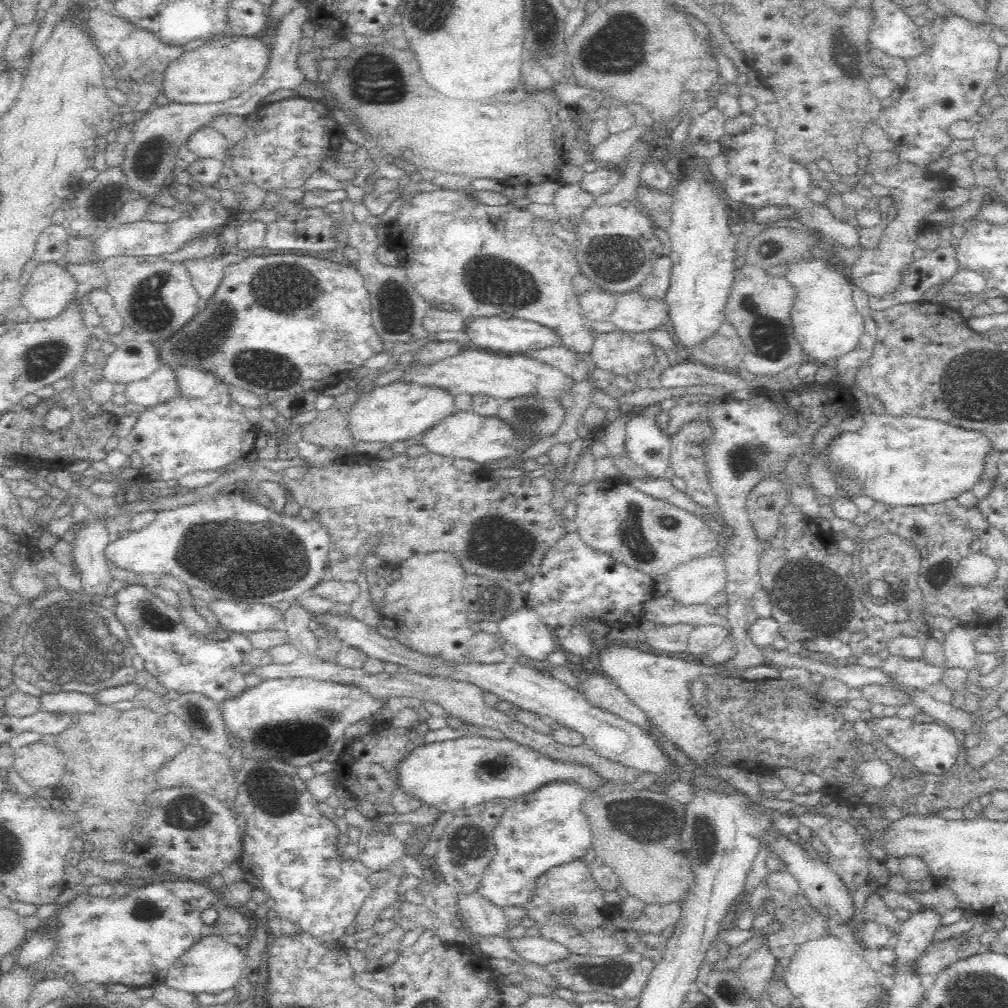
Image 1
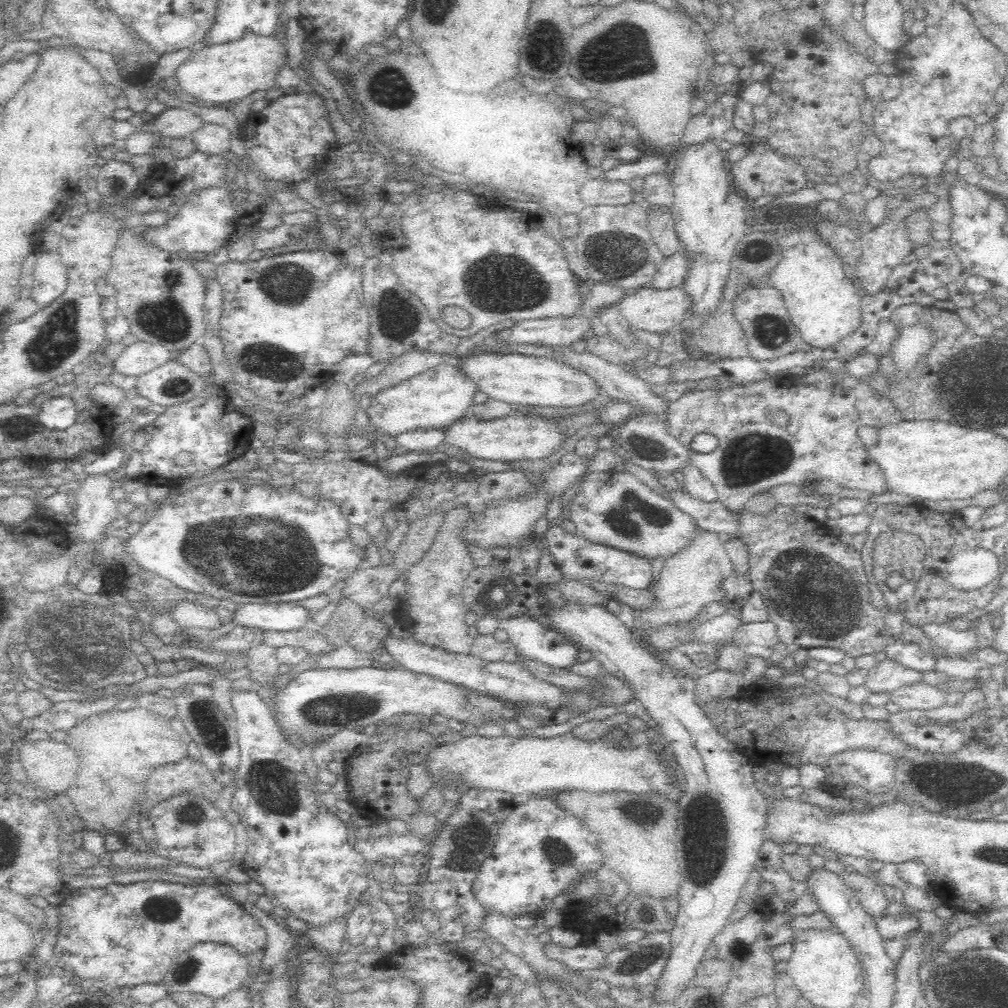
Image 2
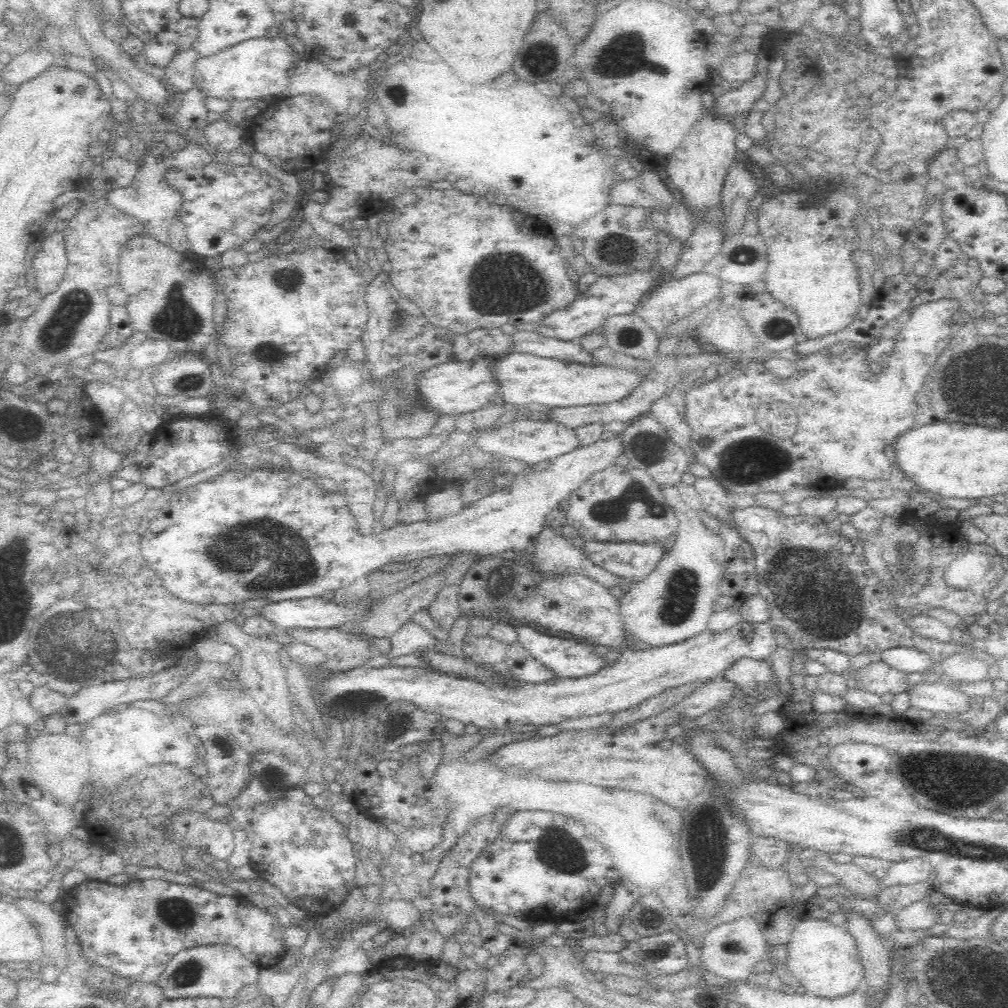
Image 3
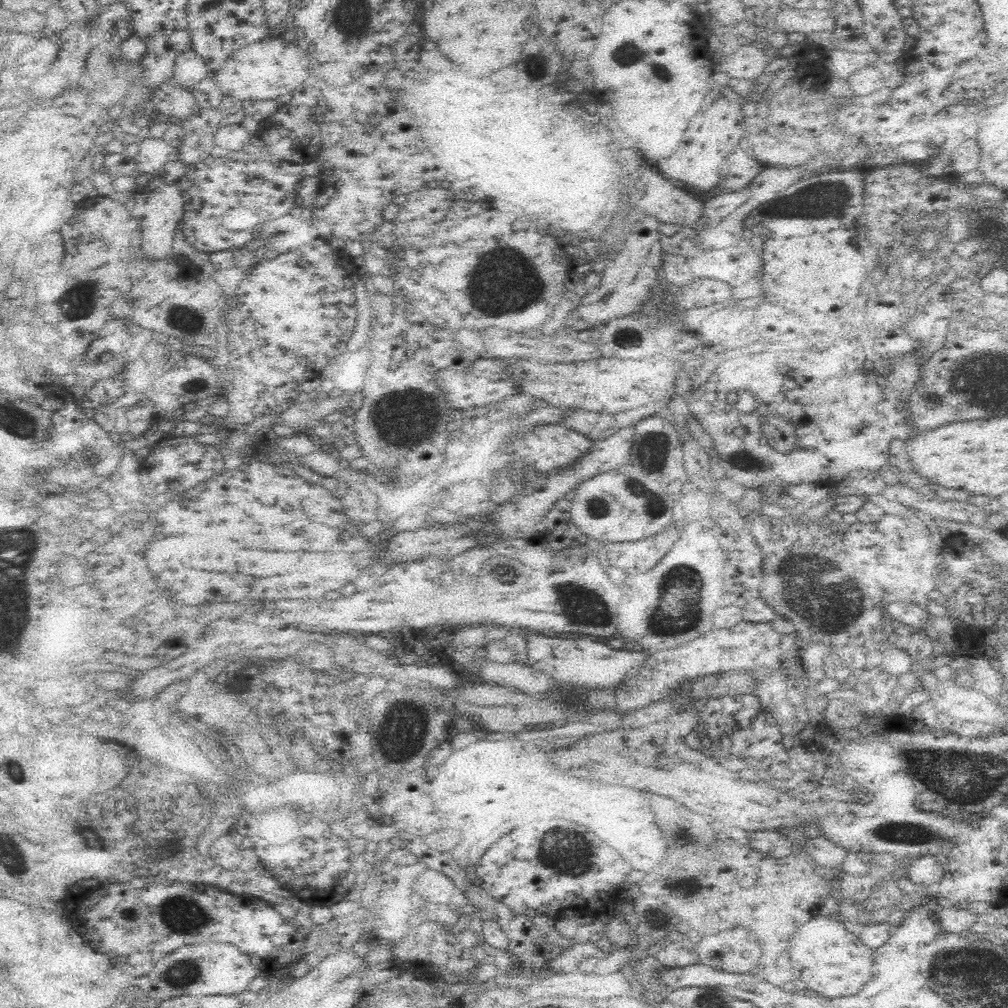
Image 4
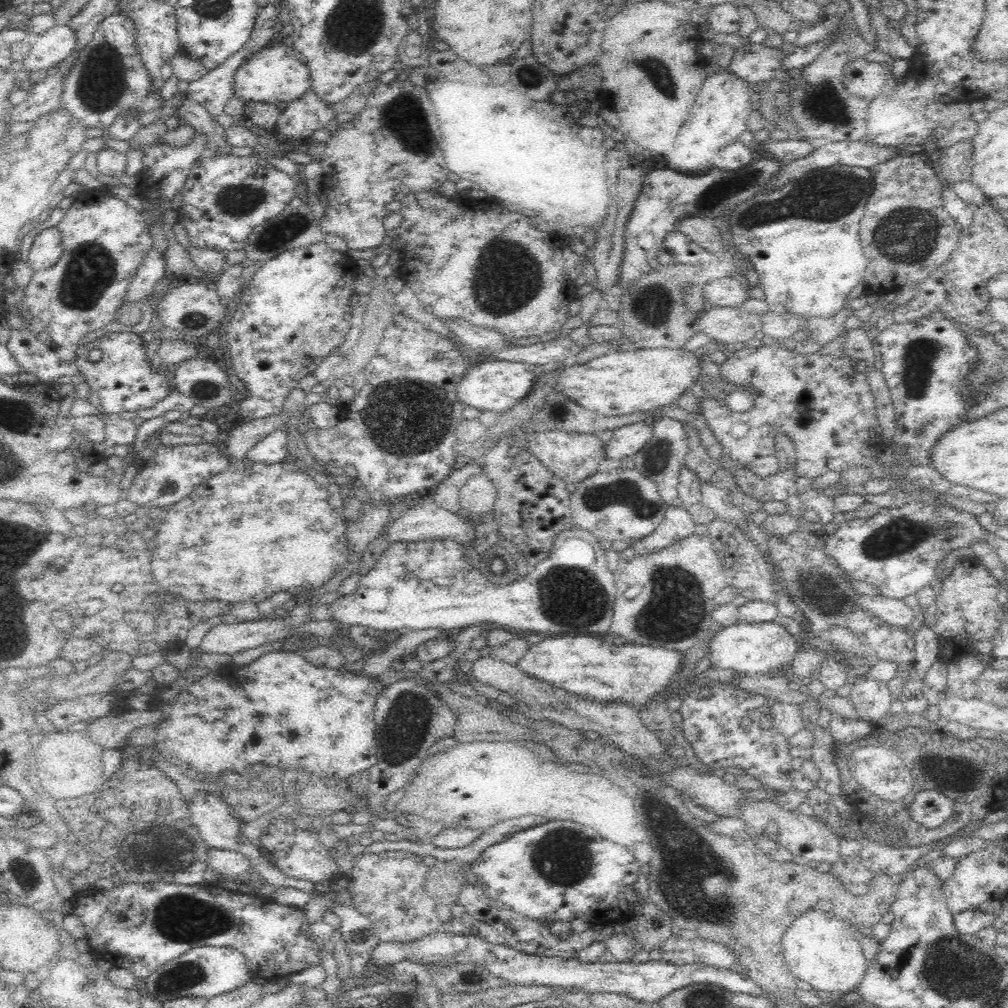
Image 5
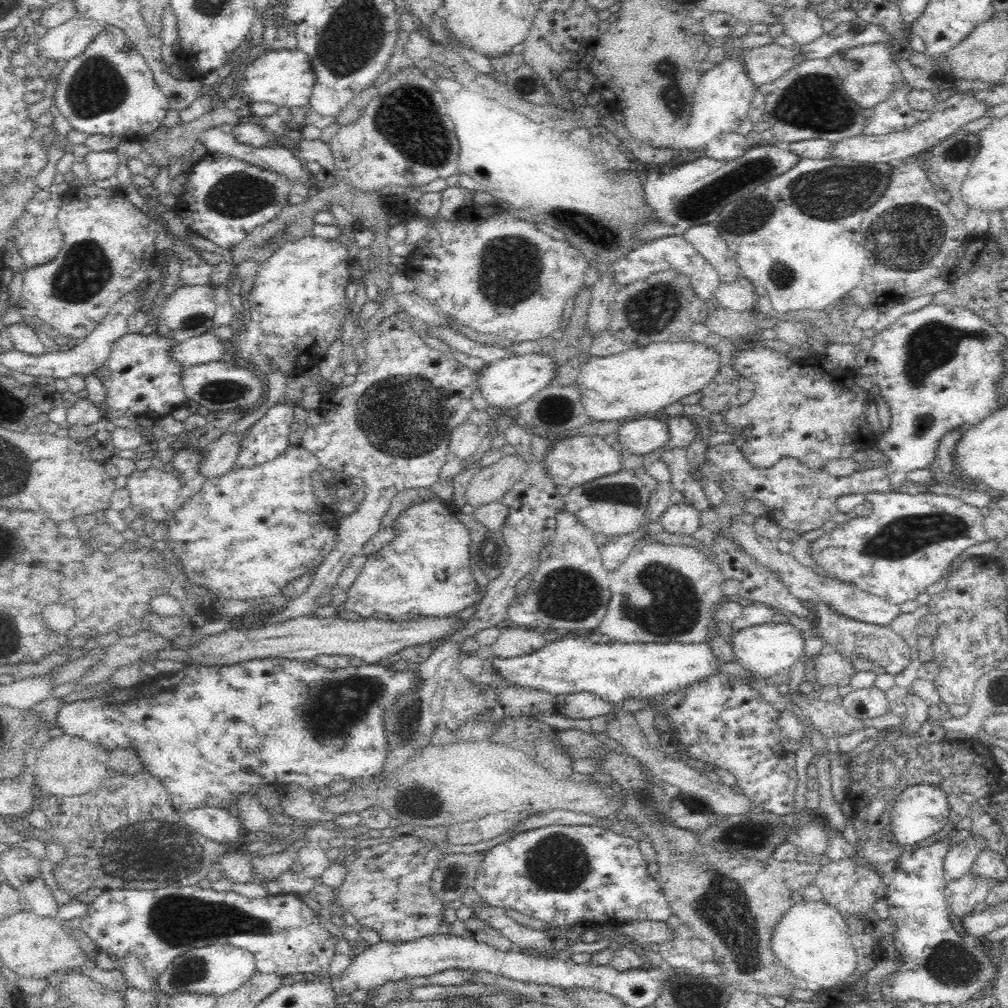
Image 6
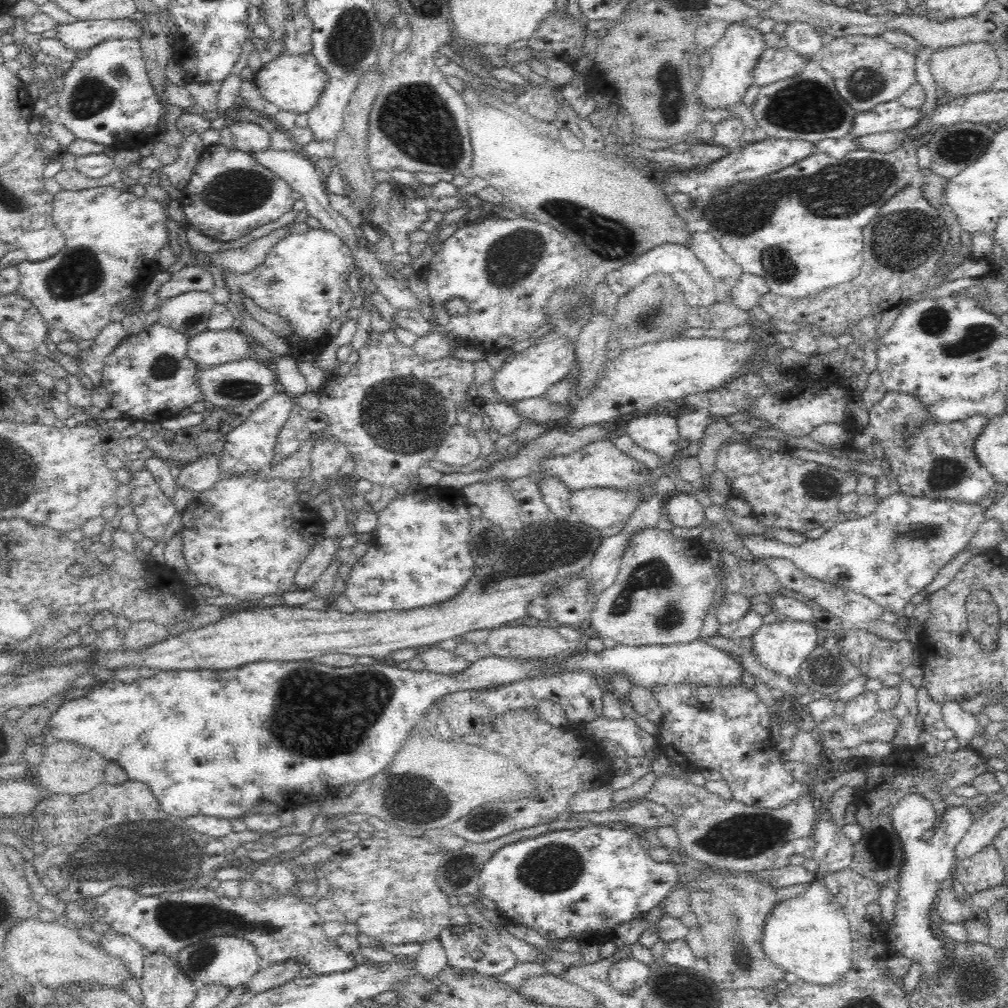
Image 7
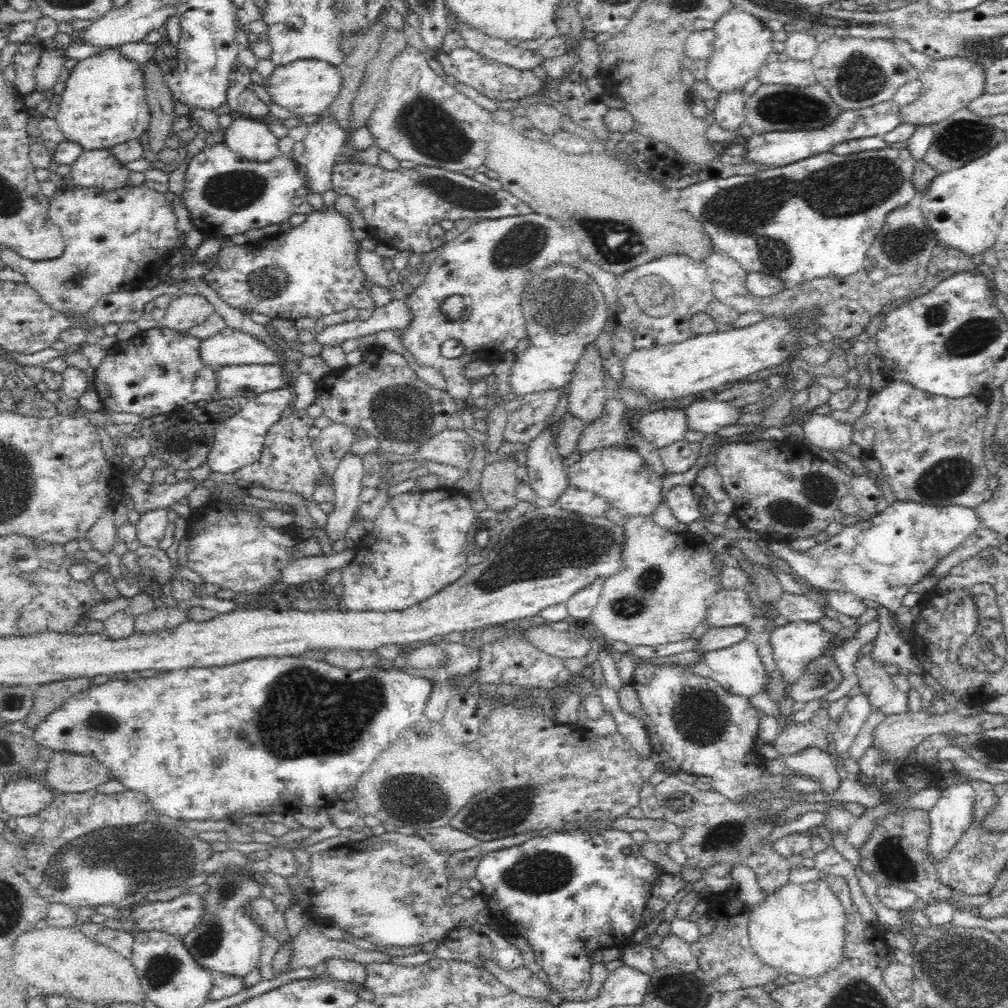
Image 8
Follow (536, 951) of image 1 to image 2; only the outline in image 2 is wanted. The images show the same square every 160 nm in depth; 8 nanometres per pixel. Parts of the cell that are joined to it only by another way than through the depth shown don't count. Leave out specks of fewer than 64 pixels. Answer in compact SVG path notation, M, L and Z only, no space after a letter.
M546 939L545 947L550 958L559 958L580 972L598 970L607 963L607 953L593 944L569 949L560 948Z

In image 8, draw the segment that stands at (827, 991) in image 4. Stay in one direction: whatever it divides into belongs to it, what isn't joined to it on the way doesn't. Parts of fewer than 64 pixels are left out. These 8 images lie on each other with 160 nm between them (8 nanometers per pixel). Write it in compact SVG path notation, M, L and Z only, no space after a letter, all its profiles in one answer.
M822 879L806 884L785 884L750 906L750 945L764 964L801 978L824 976L844 956L847 936L845 908Z

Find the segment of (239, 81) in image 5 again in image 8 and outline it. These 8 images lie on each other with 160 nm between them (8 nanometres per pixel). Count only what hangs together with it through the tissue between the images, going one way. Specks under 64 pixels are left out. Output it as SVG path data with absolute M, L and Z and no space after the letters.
M300 59L277 66L267 79L265 89L270 100L298 115L320 114L326 111L341 91L342 75L336 65L316 59Z

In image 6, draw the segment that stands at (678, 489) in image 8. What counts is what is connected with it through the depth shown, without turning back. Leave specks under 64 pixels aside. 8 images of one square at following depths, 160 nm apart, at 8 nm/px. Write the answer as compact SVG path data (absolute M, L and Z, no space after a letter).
M683 501L670 505L658 519L664 531L679 536L692 536L701 526L700 510Z

